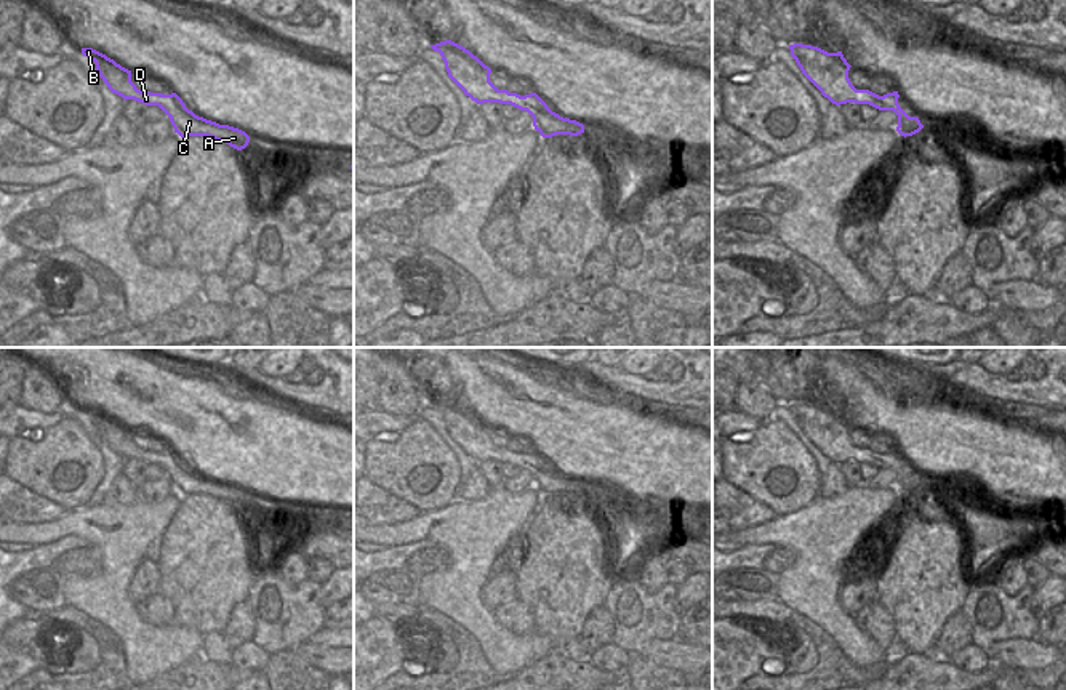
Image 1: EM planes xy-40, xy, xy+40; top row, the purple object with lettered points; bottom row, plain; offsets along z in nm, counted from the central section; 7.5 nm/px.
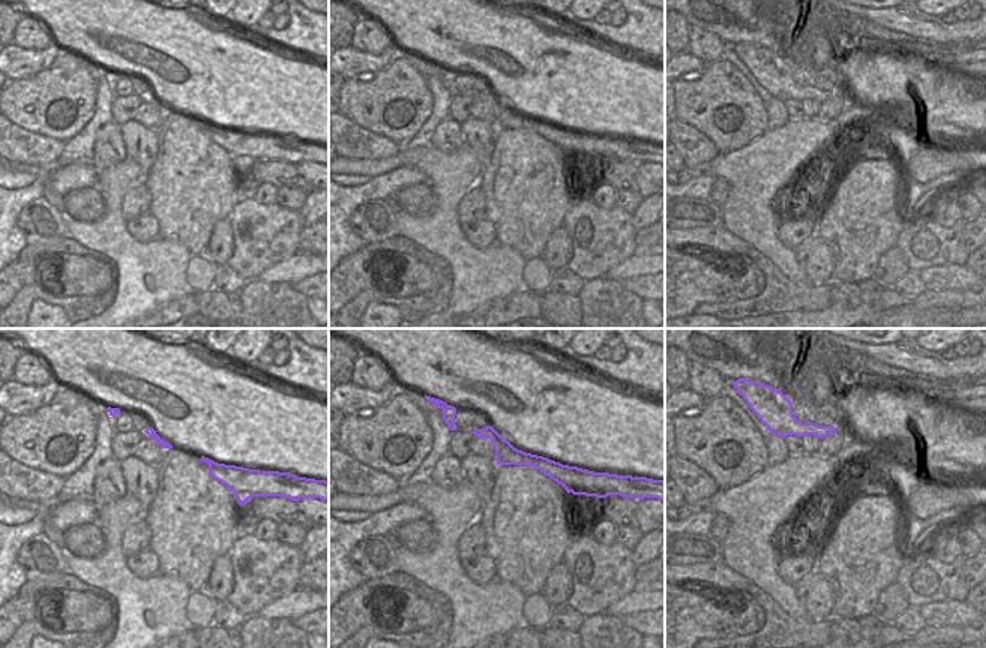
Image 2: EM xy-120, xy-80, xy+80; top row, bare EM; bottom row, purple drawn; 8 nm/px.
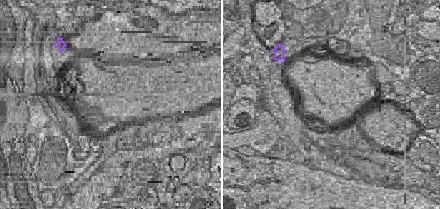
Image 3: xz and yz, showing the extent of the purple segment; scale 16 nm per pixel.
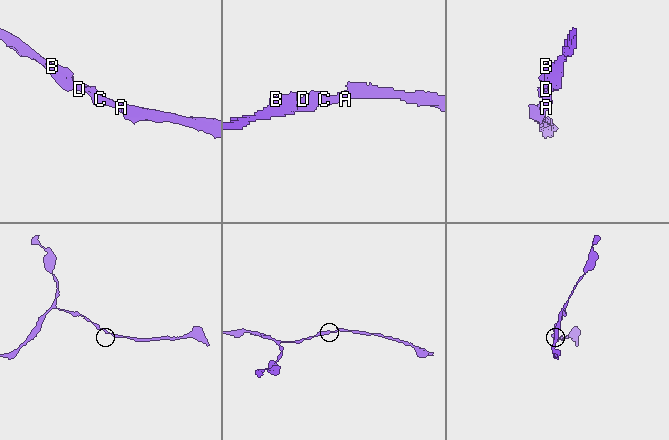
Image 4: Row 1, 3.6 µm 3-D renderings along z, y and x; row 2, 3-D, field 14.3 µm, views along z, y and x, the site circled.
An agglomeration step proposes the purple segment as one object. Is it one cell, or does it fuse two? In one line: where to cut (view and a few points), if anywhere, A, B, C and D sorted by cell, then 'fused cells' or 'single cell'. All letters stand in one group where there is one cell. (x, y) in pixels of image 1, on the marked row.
no cut | A B C D | single cell

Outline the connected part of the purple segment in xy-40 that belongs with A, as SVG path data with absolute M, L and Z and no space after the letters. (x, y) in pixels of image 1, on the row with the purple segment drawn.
M82 48L82 54L96 64L99 77L112 93L122 96L125 101L134 99L146 106L158 106L170 117L174 133L181 138L208 136L222 141L237 150L248 146L250 136L245 131L195 115L176 93L162 94L141 91L131 82L131 70L122 67L114 59L93 48Z

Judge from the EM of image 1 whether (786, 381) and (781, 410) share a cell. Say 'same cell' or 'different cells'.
different cells

